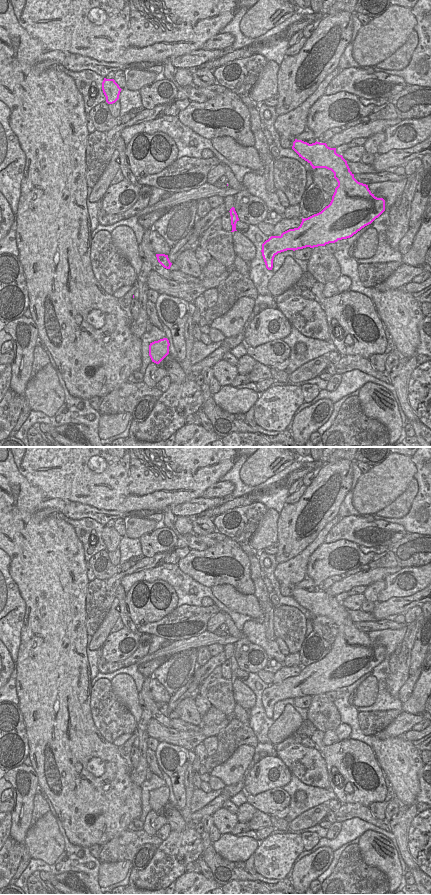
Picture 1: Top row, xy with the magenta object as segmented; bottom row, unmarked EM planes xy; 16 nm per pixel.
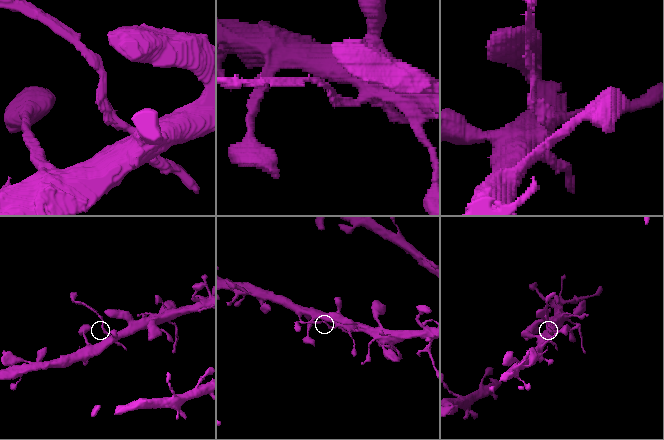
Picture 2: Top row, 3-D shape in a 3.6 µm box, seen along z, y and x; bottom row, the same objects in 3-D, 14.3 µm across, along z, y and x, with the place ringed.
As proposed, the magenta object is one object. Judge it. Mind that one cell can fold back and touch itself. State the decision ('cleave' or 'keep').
cleave

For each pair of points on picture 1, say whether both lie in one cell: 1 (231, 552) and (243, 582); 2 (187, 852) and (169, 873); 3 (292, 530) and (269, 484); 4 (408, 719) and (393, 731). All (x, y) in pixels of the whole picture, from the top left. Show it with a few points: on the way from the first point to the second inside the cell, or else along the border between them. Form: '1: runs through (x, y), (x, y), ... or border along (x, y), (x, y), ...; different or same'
1: runs through (237, 559), (245, 568), (244, 575); same
2: runs through (181, 855), (169, 867); same
3: border along (285, 503), (279, 513); different
4: runs through (404, 722), (397, 727); same

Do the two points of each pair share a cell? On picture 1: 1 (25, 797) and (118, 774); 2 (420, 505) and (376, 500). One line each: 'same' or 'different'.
1: different
2: different

